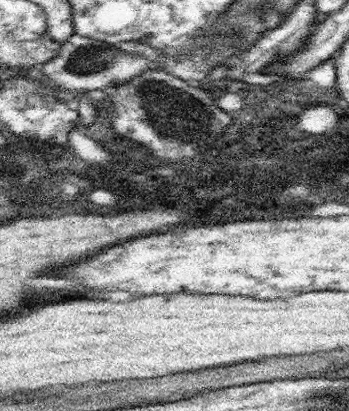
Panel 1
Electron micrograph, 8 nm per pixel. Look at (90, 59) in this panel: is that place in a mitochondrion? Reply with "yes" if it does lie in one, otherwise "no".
yes

